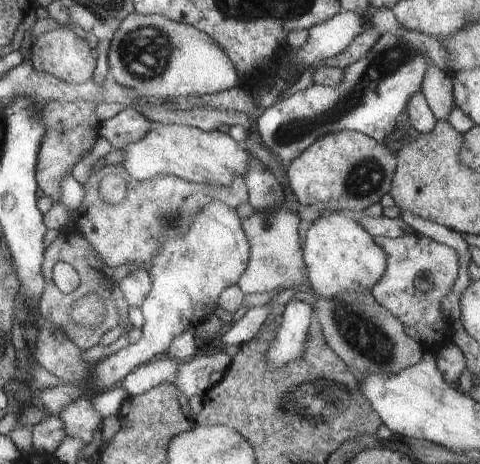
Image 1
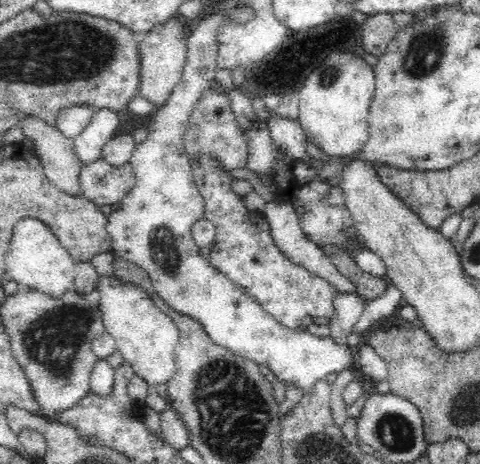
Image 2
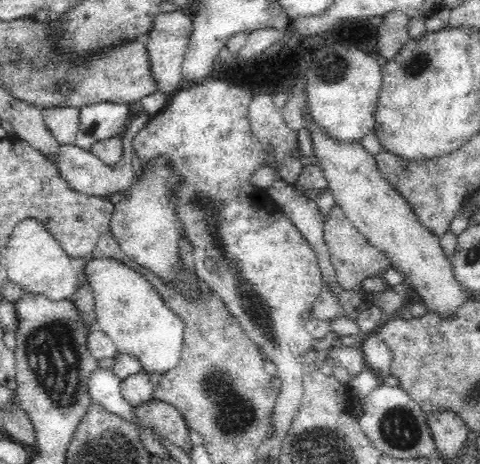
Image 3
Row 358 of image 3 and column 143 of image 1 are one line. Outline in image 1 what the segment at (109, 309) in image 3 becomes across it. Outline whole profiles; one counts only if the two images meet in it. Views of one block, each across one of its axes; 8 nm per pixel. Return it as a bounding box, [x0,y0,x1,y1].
[123,122,249,188]

